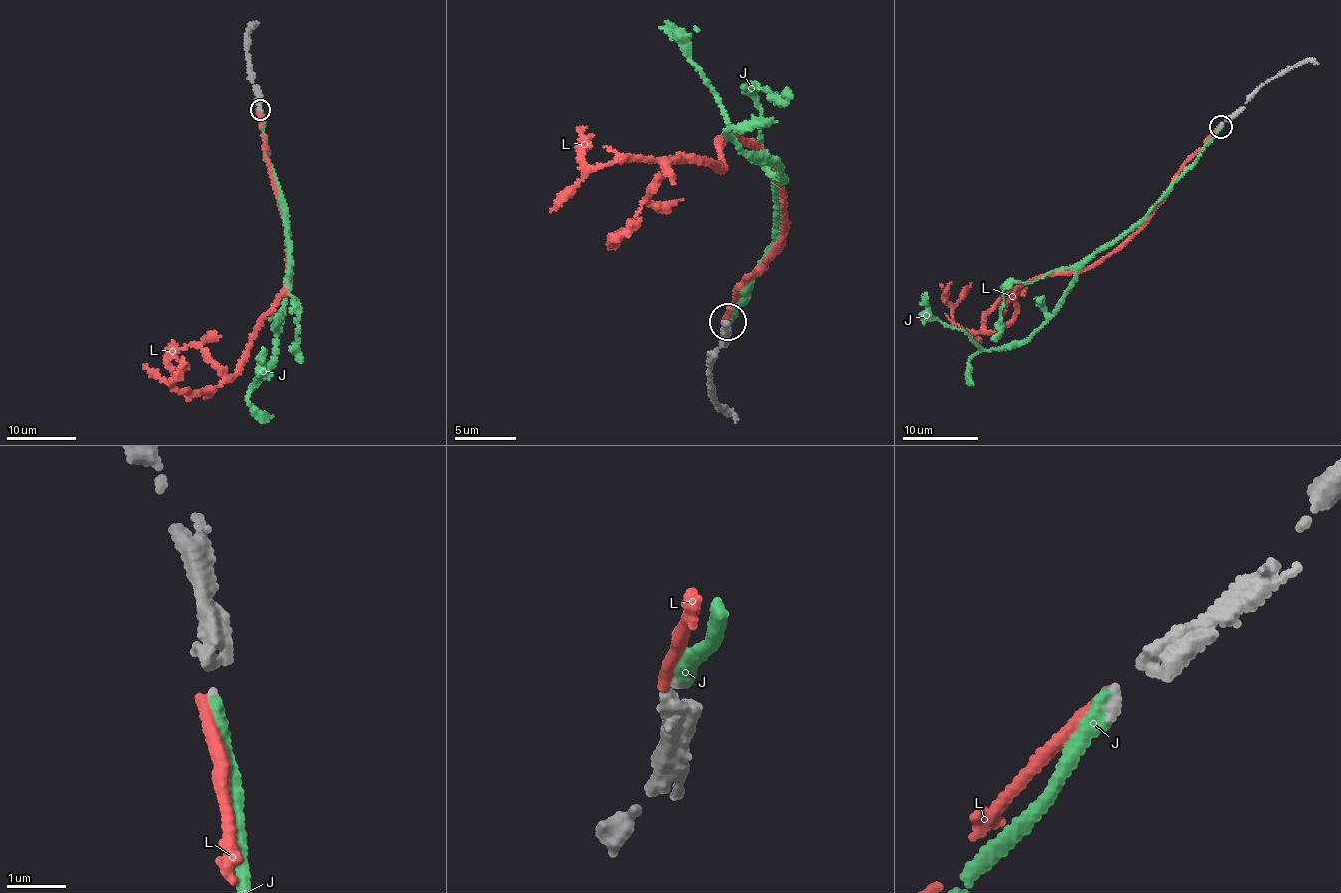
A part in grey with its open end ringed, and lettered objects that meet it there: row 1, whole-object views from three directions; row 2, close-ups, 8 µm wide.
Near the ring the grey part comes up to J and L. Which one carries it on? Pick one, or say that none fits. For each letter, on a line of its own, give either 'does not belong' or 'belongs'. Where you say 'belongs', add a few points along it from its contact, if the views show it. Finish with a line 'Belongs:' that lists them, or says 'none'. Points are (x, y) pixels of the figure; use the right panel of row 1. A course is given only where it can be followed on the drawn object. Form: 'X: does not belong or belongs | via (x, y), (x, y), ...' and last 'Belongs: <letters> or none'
J: belongs | via (1221, 125), (1144, 218), (1079, 269), (1054, 316), (1019, 342), (985, 350), (965, 332), (930, 315), (926, 292)
L: does not belong
Belongs: J

